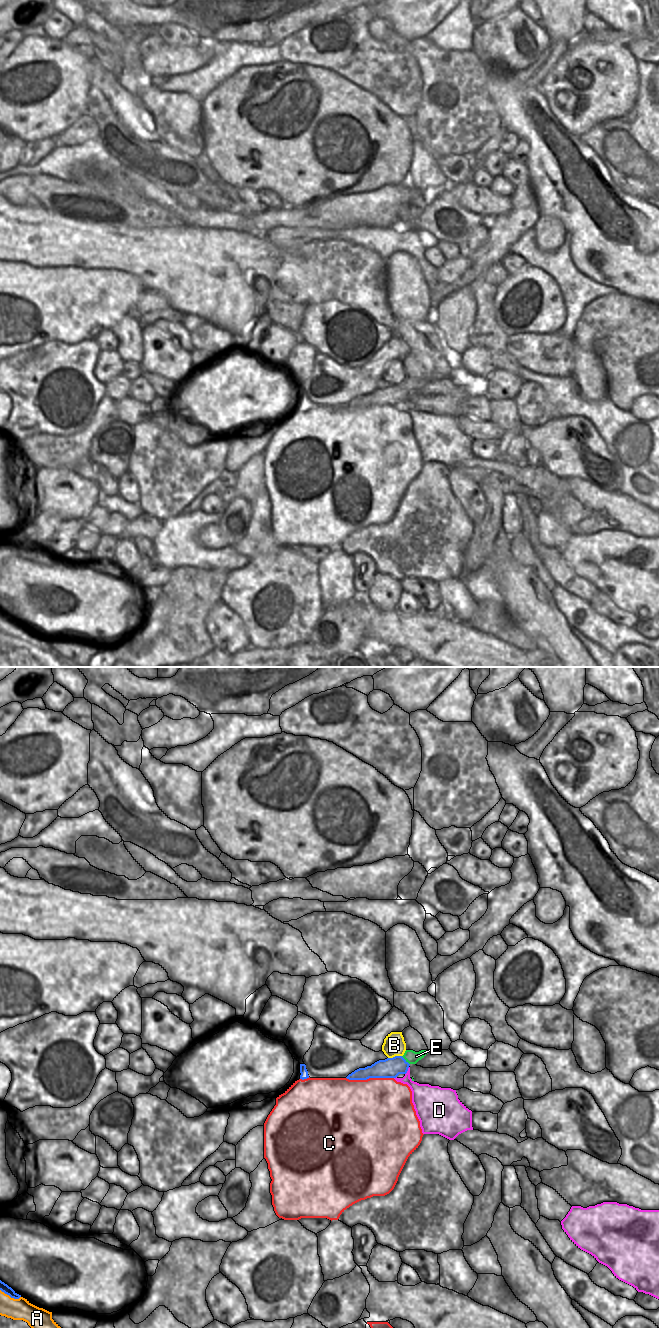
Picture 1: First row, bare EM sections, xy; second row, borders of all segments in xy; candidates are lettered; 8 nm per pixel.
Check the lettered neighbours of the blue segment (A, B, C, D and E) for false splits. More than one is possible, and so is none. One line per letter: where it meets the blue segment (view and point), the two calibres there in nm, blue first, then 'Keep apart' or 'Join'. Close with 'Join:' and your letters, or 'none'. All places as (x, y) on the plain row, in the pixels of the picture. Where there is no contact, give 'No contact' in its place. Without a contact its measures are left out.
A: Touches blue at xy (10, 624). Thickness 70 nm (blue) against 180 nm. Keep apart
B: Touches blue at xy (395, 384). Thickness 160 nm (blue) against 180 nm. Keep apart
C: Touches blue at xy (370, 405). Thickness 160 nm (blue) against 480 nm. Keep apart
D: Touches blue at xy (407, 398). Thickness 160 nm (blue) against 200 nm. Keep apart
E: Touches blue at xy (405, 388). Thickness 160 nm (blue) against 110 nm. Join
Join: E

